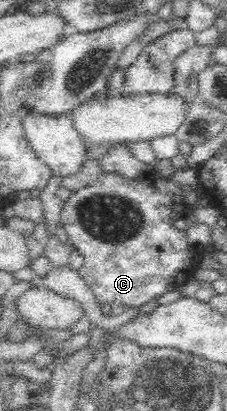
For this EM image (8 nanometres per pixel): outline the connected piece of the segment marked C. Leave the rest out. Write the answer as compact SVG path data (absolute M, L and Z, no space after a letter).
M189 165L175 170L169 178L153 174L153 182L125 178L116 172L103 173L93 184L65 200L60 211L60 225L67 233L68 242L84 258L78 273L93 291L99 305L138 307L166 292L178 290L192 277L198 268L202 249L189 242L185 230L173 226L177 218L182 218L177 208L185 202L183 188L200 189L198 170L189 168Z

